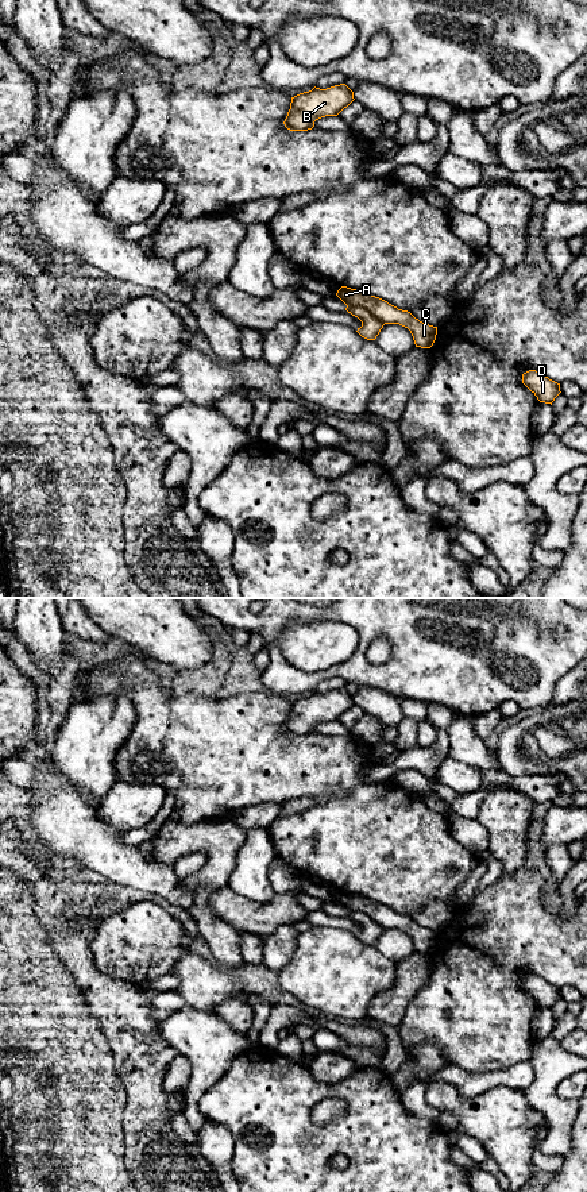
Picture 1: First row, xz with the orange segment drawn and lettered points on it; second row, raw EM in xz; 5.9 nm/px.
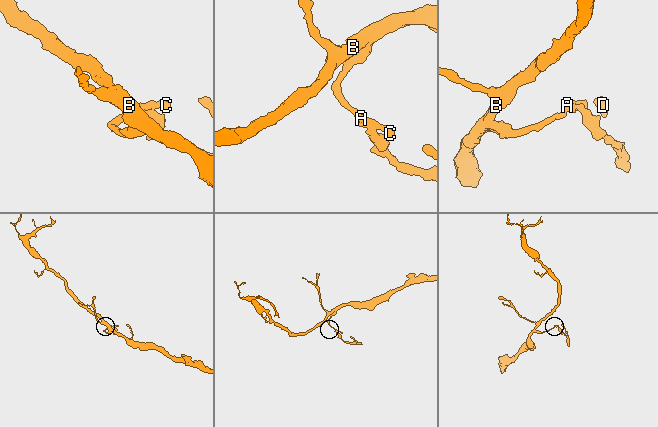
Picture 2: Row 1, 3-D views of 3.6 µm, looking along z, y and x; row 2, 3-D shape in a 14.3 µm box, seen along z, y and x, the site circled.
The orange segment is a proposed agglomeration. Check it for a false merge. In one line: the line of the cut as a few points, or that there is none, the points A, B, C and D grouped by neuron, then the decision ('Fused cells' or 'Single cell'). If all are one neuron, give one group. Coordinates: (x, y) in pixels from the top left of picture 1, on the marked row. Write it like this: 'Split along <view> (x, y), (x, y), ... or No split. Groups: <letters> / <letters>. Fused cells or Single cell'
Split along xz (347, 307), (363, 307), (383, 324). Groups: A B C / D. Fused cells

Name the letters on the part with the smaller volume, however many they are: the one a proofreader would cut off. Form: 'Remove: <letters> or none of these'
Remove: D

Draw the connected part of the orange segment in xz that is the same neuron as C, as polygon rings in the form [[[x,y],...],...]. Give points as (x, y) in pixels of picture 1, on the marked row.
[[[341,286],[336,296],[348,306],[362,306],[383,324],[399,324],[408,328],[416,347],[430,348],[436,340],[437,327],[416,319],[410,312],[398,309],[387,301],[362,290]]]

